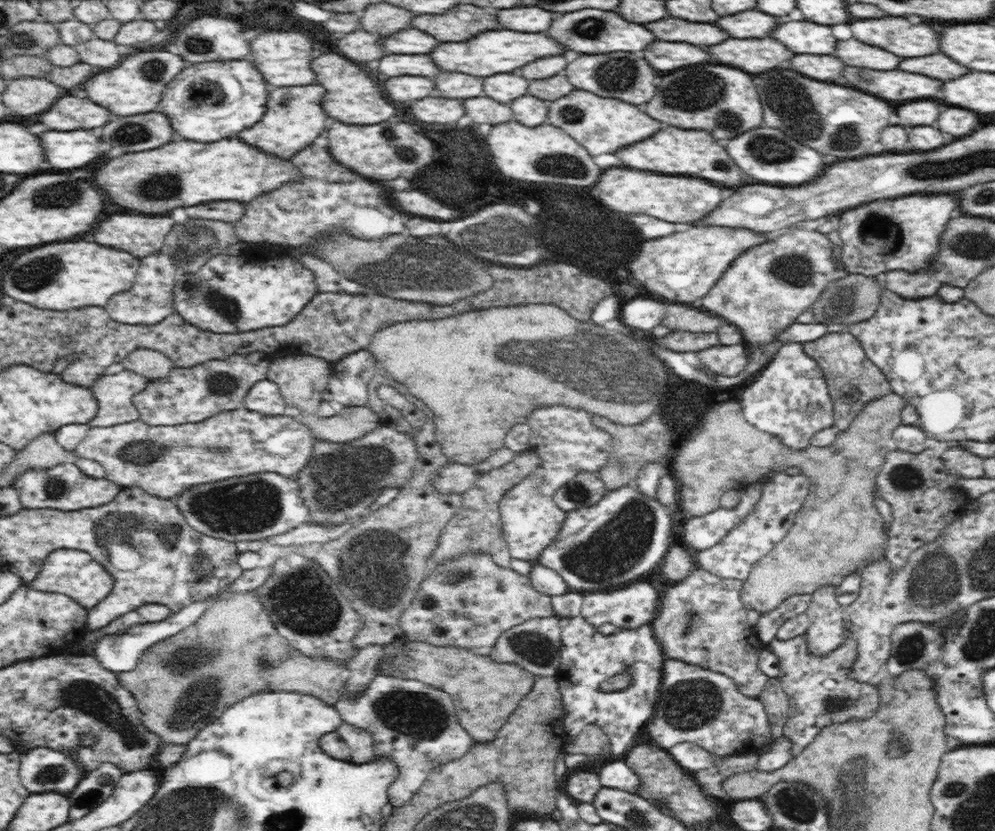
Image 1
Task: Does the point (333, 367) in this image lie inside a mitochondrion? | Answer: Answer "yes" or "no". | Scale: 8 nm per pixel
no

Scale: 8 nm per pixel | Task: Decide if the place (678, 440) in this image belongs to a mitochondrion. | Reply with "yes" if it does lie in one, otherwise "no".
no

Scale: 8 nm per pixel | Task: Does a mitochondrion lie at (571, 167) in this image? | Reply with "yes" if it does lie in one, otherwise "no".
yes

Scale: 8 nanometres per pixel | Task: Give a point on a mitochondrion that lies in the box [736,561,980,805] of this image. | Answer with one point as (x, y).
(909, 649)

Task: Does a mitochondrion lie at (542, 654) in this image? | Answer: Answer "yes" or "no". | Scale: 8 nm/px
yes

